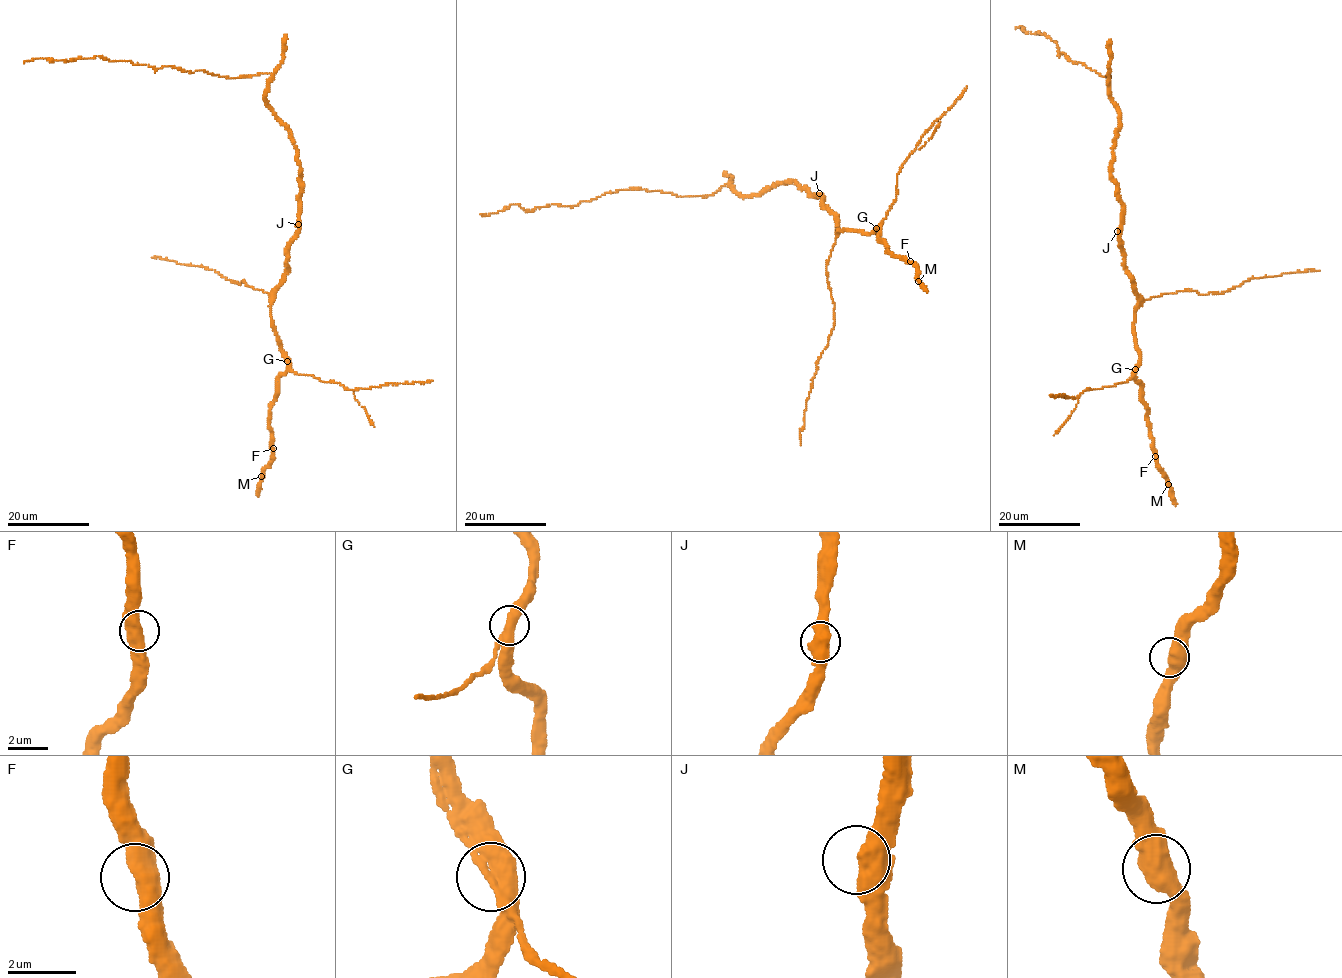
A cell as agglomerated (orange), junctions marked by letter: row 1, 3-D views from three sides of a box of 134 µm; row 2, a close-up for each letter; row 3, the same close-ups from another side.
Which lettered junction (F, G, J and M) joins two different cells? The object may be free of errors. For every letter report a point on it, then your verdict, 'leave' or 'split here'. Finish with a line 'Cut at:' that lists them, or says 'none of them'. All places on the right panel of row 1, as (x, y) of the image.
F: at (1155, 456); leave
G: at (1135, 369); leave
J: at (1117, 231); leave
M: at (1168, 484); leave
Cut at: none of them

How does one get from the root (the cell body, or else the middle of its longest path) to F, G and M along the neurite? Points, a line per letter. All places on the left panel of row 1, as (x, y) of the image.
F: (300, 168), (299, 232), (289, 245), (285, 278), (270, 304), (271, 327), (288, 362), (270, 410), (273, 448)
G: (300, 168), (299, 232), (289, 245), (285, 278), (270, 304), (271, 327), (286, 361)
M: (300, 168), (299, 232), (270, 304), (288, 368), (278, 377), (270, 410), (272, 459), (261, 476)

